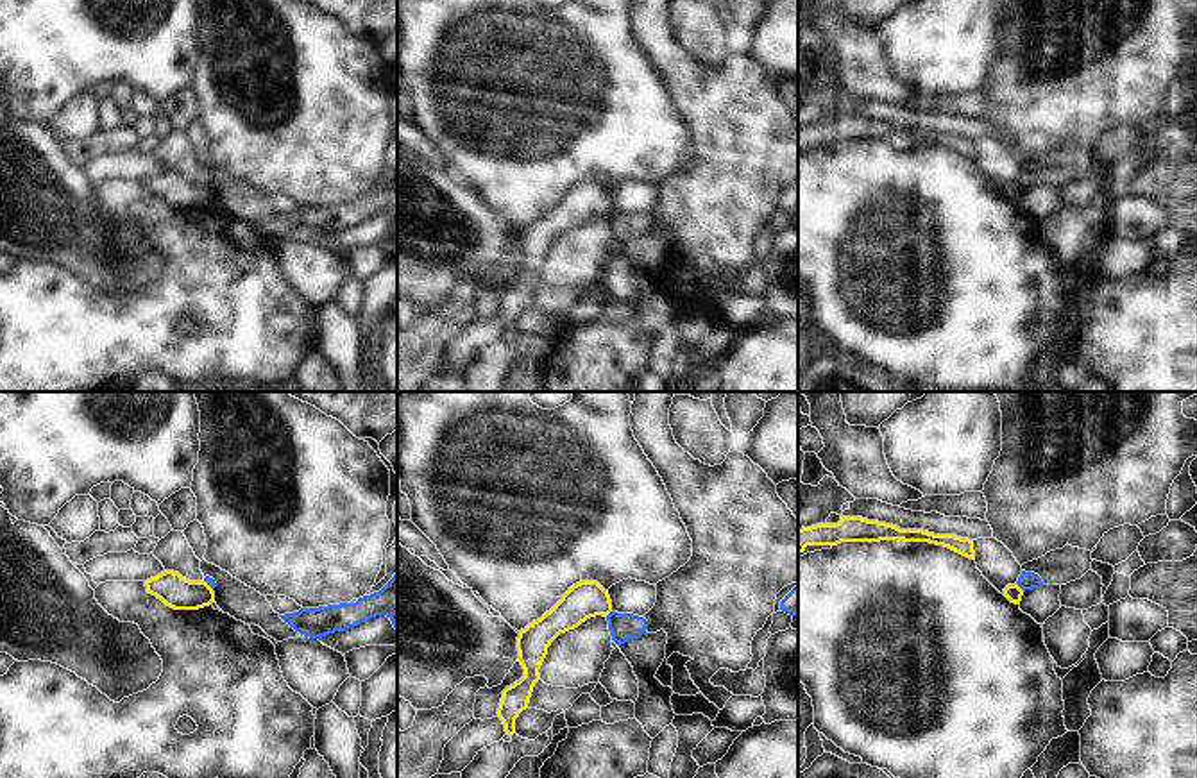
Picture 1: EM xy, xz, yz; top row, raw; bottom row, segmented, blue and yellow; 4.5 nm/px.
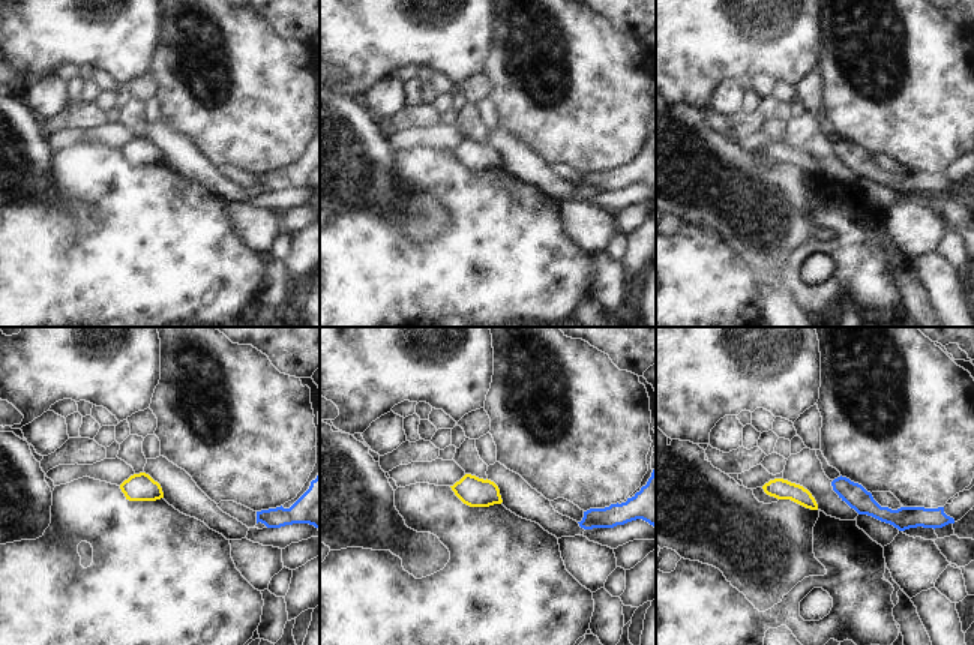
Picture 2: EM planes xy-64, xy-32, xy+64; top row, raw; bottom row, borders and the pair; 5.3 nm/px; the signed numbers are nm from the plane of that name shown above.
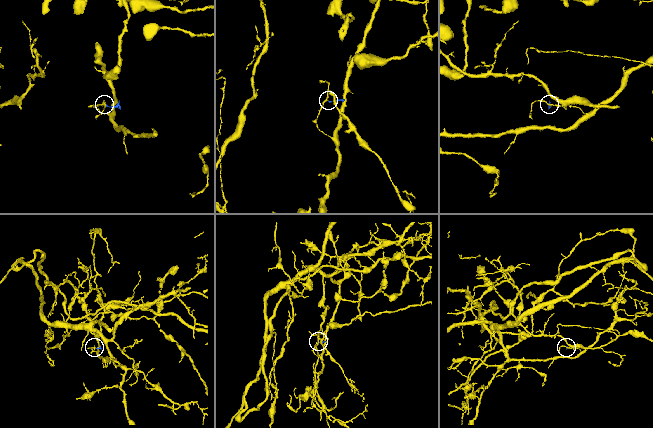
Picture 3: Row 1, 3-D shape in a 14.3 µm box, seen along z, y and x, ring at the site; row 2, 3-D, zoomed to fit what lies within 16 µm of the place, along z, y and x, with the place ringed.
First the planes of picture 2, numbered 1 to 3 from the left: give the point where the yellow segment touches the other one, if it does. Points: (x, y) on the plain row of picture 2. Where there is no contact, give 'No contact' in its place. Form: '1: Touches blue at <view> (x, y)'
1: No contact
2: No contact
3: No contact

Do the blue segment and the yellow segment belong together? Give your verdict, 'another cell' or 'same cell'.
another cell

